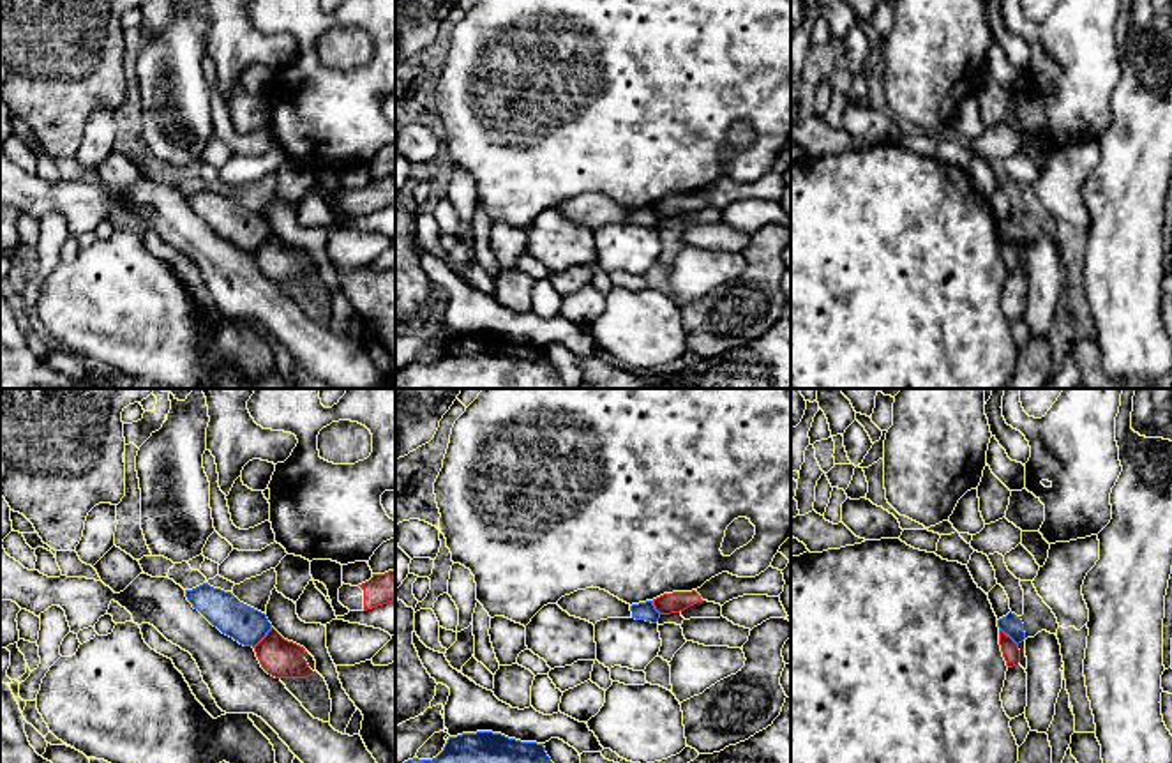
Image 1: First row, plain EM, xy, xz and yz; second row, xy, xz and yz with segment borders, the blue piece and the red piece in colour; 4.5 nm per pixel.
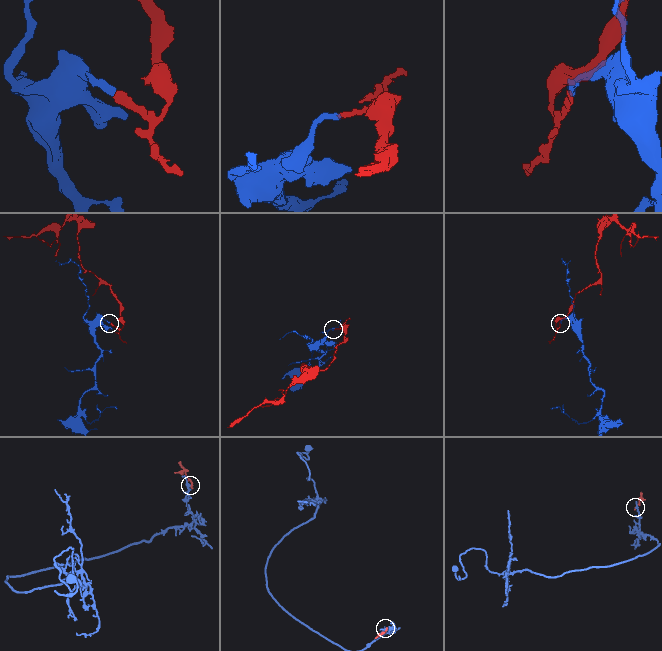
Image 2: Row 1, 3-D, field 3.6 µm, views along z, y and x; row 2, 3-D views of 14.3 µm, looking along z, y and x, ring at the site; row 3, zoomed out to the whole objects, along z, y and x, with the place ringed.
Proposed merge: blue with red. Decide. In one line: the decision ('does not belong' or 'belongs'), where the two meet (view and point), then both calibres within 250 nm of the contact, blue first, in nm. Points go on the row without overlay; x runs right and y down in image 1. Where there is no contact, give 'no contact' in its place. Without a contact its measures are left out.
does not belong; contact xy (262, 242); calibres 170 and 180 nm

